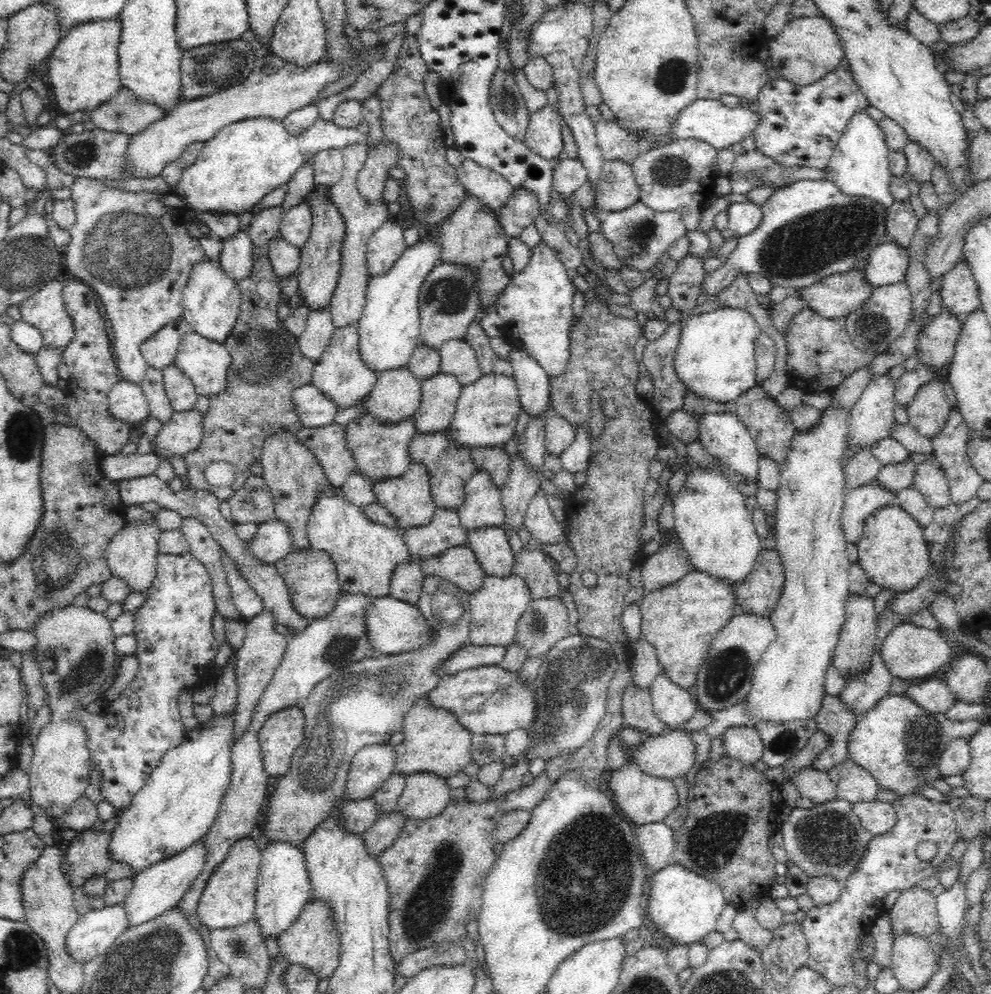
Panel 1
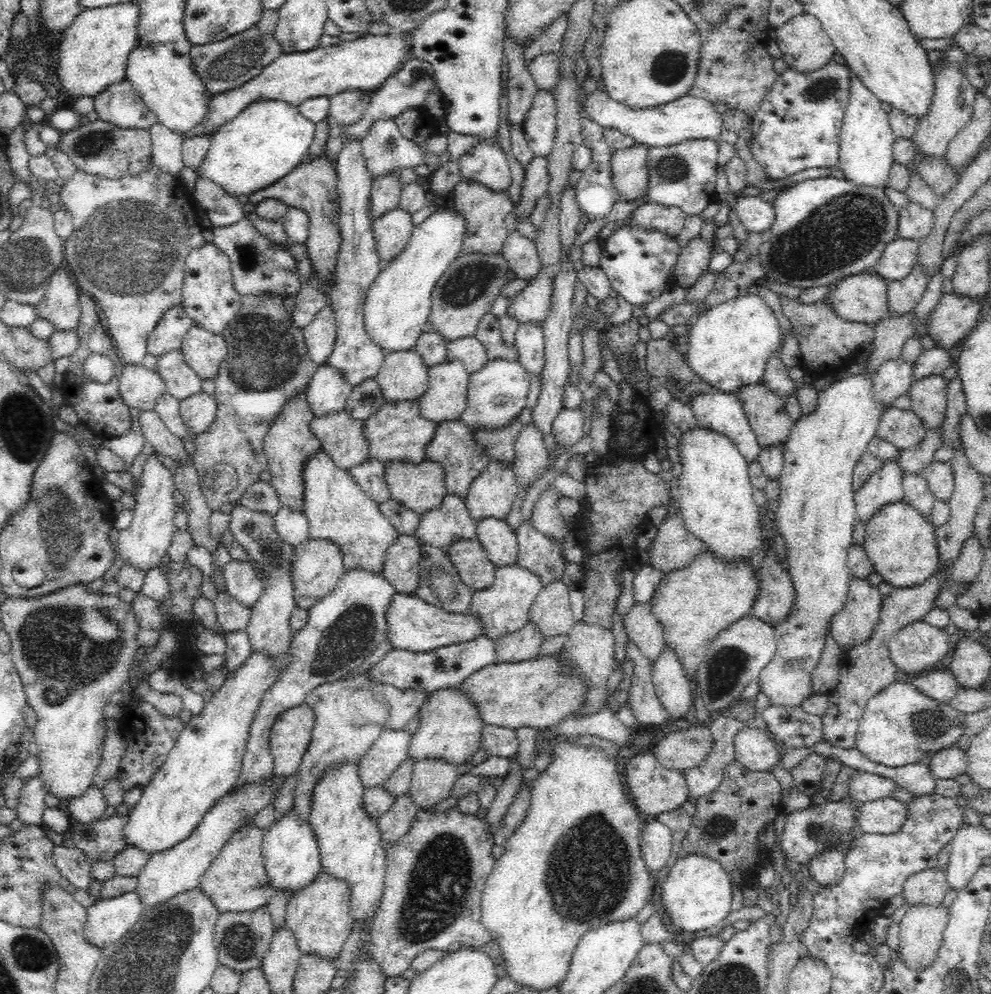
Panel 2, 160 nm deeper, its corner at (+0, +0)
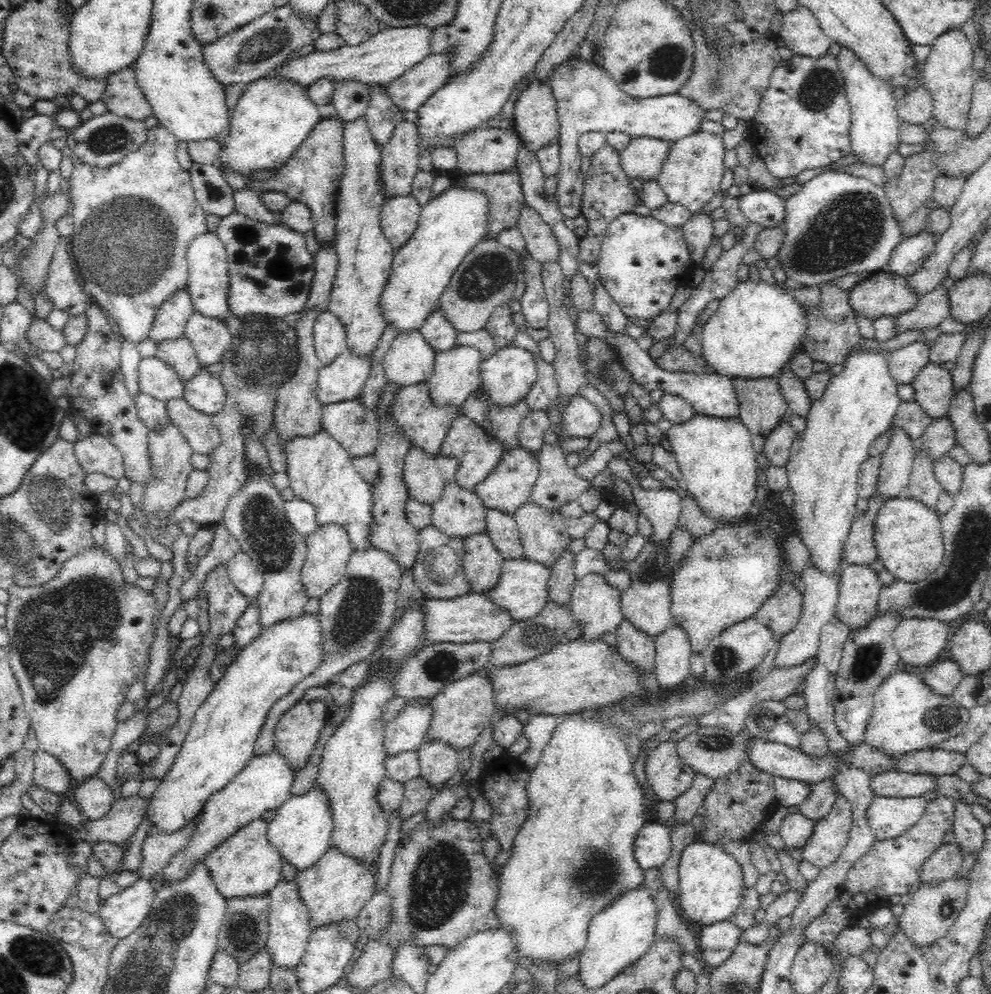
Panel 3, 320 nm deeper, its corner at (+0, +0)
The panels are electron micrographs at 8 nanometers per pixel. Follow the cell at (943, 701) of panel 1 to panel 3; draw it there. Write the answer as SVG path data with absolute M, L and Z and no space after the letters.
M952 659L938 661L920 674L924 683L928 684L934 693L944 696L953 695L964 675L962 669Z

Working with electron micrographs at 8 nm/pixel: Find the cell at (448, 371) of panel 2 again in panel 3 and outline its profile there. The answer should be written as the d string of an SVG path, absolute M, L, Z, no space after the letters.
M456 346L448 351L437 352L434 363L434 374L428 378L430 396L435 404L455 404L461 406L468 394L481 386L480 352L472 347Z

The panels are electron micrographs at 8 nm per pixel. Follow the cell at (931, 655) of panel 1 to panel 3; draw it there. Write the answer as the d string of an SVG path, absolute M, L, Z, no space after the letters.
M934 618L901 619L892 632L893 645L902 664L928 664L944 650L949 626Z

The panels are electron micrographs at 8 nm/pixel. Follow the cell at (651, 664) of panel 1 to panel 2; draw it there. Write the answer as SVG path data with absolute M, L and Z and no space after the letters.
M651 600L633 602L630 609L622 614L622 618L627 636L636 643L648 660L656 662L656 658L667 644L663 626L652 612Z

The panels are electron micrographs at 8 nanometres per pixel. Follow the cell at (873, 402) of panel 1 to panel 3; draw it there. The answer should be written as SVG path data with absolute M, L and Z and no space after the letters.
M916 340L887 356L890 374L899 384L910 384L916 374L928 364L933 342Z

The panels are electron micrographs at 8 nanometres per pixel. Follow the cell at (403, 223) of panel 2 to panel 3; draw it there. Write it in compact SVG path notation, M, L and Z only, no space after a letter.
M412 193L406 196L386 197L381 207L380 227L388 239L388 243L394 247L394 251L398 251L404 244L410 241L418 228L422 204L418 203L416 197Z

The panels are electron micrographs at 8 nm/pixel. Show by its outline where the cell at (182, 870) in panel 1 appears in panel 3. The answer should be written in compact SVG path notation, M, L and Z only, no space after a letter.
M276 748L272 753L254 756L248 760L244 768L224 788L216 790L208 798L200 813L198 828L194 830L189 845L176 854L154 878L150 878L150 881L157 888L159 884L168 880L182 880L190 870L190 864L204 858L214 846L230 838L252 820L260 819L266 810L277 809L291 796L295 772L296 769L290 767L290 763L278 753Z

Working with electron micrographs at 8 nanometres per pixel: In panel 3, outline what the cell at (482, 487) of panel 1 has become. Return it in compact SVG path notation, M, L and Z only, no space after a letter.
M520 446L507 449L502 455L498 466L487 478L474 486L474 492L480 497L483 505L488 508L501 510L506 514L514 514L520 505L529 501L530 493L539 478L539 462L535 454Z

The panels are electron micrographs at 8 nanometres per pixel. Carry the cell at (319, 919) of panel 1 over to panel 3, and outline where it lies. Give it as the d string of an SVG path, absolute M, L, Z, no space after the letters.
M331 844L310 868L297 871L295 881L301 901L309 910L310 928L330 924L330 920L338 922L342 918L356 918L360 908L370 900L370 896L376 890L377 864L378 860L372 860L372 862L356 860Z

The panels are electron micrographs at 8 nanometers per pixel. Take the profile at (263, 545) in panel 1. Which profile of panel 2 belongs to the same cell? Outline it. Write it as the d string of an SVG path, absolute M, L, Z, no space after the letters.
M282 505L273 519L278 534L292 546L309 539L309 522L302 510L292 510L290 506Z

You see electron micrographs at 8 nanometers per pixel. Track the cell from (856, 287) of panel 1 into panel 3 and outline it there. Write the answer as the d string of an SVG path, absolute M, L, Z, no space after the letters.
M882 271L870 274L848 290L849 304L855 314L874 320L878 316L896 316L912 310L919 294L908 285L908 278Z

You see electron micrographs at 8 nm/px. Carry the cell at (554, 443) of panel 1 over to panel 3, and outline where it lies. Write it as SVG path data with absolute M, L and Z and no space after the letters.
M578 394L572 397L565 406L563 426L565 426L565 432L571 436L589 438L598 430L601 418L594 400L588 400Z

